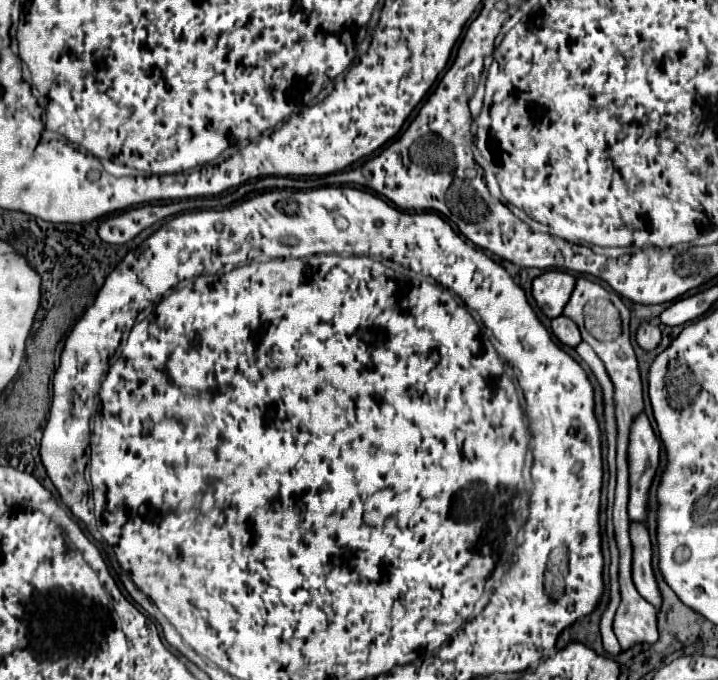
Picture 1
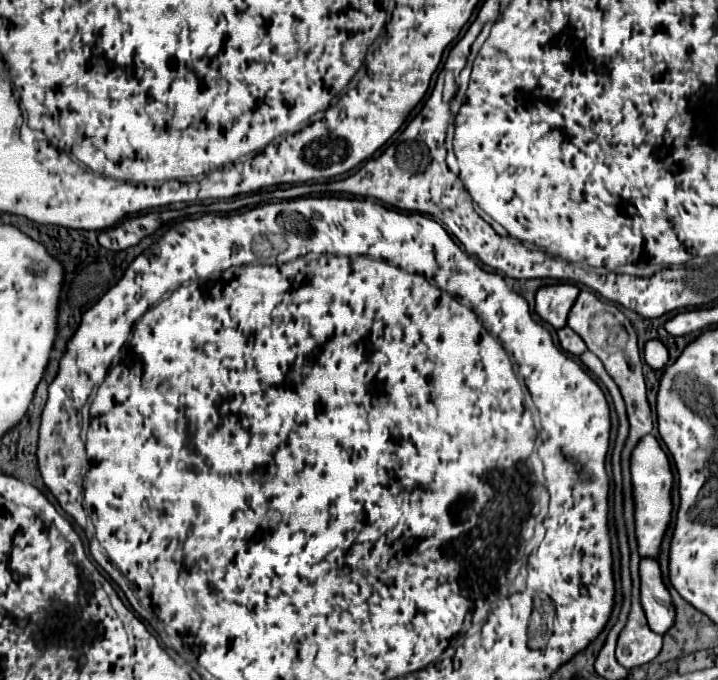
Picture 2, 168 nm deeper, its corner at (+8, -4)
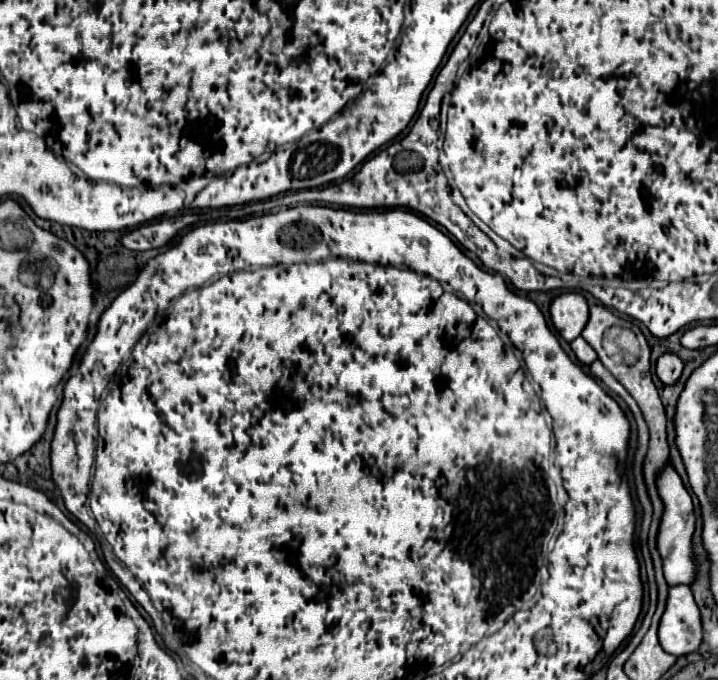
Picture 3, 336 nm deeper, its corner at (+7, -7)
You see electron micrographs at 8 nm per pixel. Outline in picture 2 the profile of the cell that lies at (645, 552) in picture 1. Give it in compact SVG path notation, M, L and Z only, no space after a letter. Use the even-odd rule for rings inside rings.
M654 558L640 560L640 604L648 618L648 626L656 634L664 634L674 624L674 604Z

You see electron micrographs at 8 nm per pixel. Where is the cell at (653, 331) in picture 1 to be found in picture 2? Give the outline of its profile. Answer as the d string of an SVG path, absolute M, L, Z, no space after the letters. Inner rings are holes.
M648 340L644 344L644 360L650 368L664 368L668 362L668 350L660 340Z

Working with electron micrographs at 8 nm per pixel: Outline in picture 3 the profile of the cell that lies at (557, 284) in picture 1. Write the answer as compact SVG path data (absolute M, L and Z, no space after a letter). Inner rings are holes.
M563 293L551 303L551 321L567 343L581 335L583 327L587 325L587 315L589 305L579 293Z

